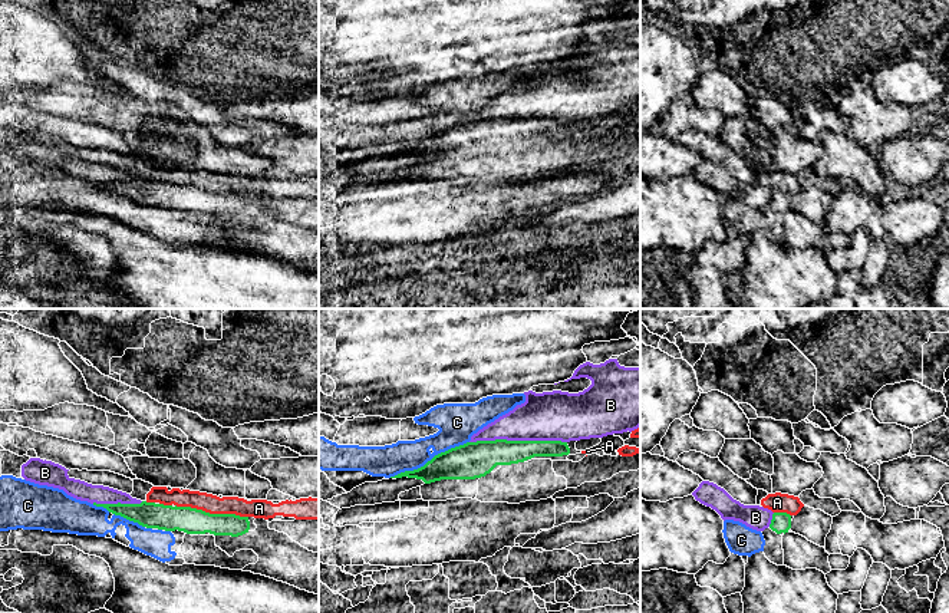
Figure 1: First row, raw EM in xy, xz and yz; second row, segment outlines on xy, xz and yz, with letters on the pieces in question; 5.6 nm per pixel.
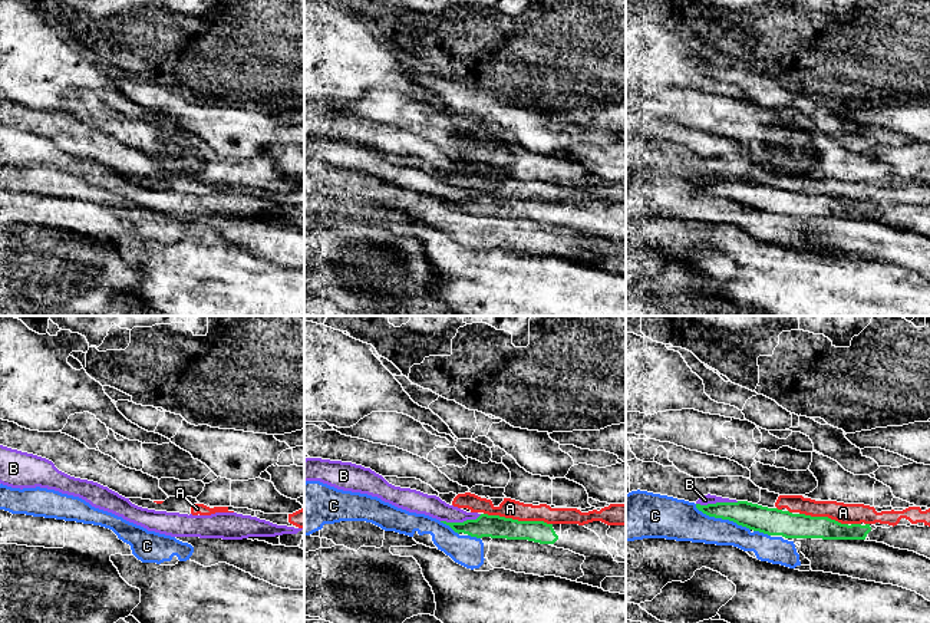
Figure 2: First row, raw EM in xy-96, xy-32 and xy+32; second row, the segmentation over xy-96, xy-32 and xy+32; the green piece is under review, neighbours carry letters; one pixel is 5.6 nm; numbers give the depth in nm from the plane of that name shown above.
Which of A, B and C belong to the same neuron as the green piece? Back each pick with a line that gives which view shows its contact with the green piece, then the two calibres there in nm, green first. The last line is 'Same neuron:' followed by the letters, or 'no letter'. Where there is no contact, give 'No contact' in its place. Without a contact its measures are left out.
Same neuron: no letter

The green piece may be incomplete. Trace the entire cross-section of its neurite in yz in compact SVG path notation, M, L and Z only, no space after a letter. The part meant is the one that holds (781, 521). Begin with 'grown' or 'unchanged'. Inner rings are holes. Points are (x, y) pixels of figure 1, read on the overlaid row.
unchanged; M774 513L770 528L777 534L788 533L791 528L791 515L787 513Z

